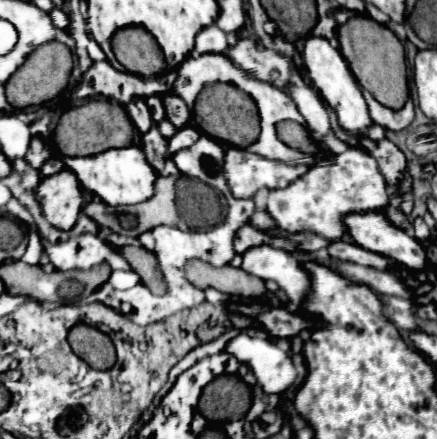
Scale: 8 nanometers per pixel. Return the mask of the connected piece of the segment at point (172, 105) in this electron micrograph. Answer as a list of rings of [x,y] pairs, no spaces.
[[[166,94],[164,96],[164,110],[166,110],[166,118],[176,126],[176,128],[182,128],[188,118],[190,118],[190,110],[186,108],[184,100],[180,100],[178,96],[174,94]]]

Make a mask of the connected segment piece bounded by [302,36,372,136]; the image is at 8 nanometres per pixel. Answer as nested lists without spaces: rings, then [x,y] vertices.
[[[308,36],[302,56],[304,56],[304,64],[306,64],[310,82],[318,88],[322,100],[338,114],[338,124],[344,128],[344,132],[350,136],[366,134],[372,128],[372,118],[368,116],[368,108],[366,108],[362,92],[360,92],[360,84],[356,82],[350,68],[346,66],[346,60],[340,54],[340,50],[332,48],[326,38]]]

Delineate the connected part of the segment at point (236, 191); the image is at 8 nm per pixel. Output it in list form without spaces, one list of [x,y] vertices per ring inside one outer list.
[[[228,148],[224,152],[224,180],[234,198],[254,200],[260,188],[286,188],[298,176],[302,176],[306,166],[286,166],[280,162],[266,160],[242,148]]]

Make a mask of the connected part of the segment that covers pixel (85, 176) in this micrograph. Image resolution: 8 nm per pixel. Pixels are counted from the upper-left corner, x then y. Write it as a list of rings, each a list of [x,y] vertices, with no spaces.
[[[130,144],[126,148],[110,148],[96,156],[84,156],[84,158],[60,158],[68,170],[72,170],[80,182],[80,186],[92,194],[96,194],[104,204],[108,206],[120,206],[120,204],[138,204],[148,200],[154,194],[154,180],[156,172],[146,162],[146,156],[140,146]]]

